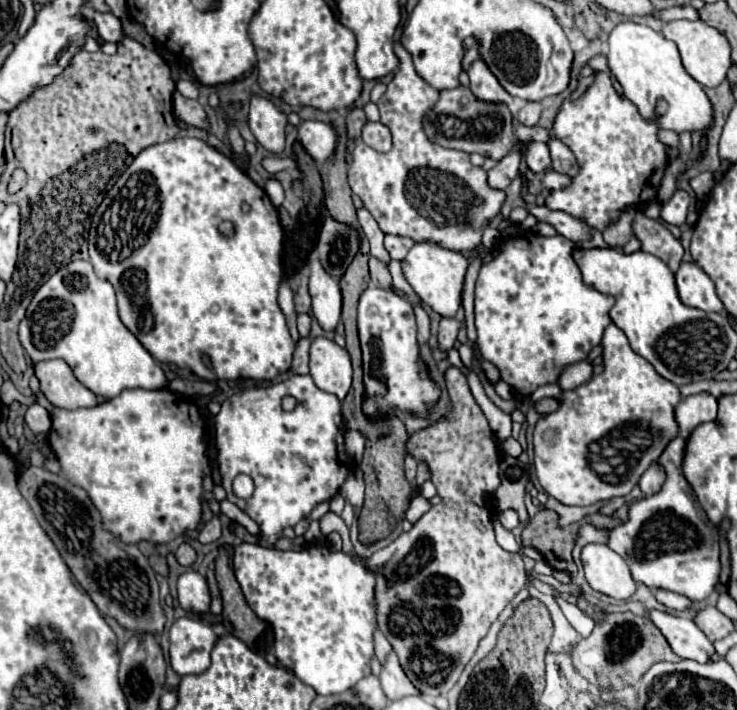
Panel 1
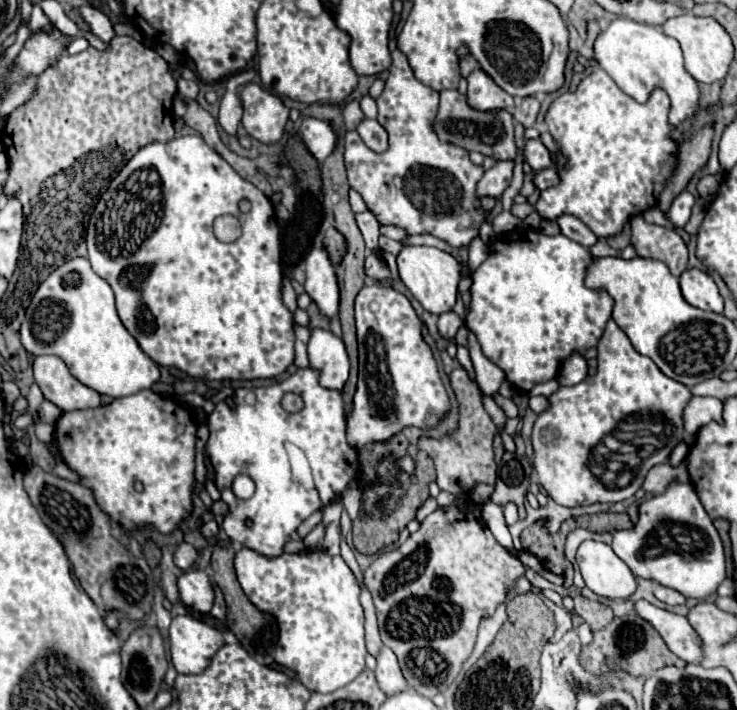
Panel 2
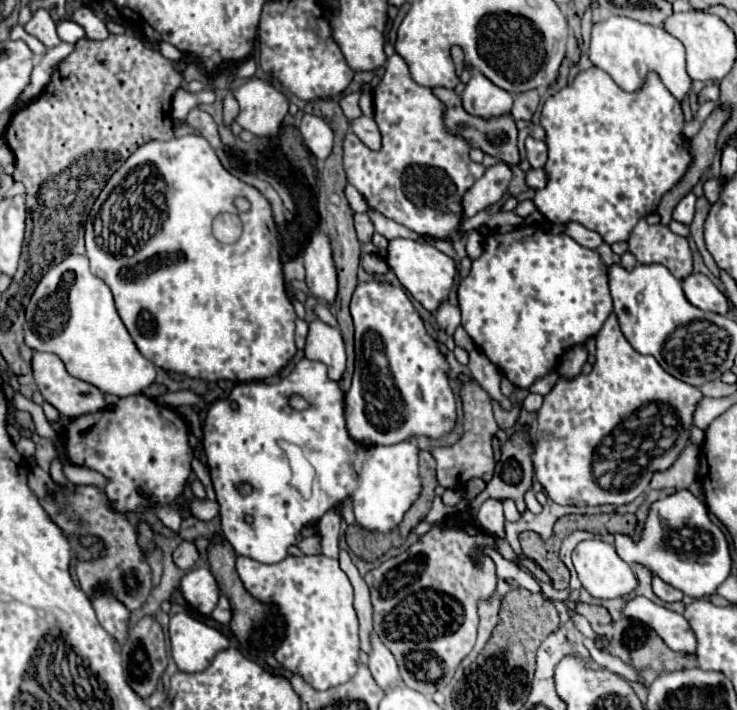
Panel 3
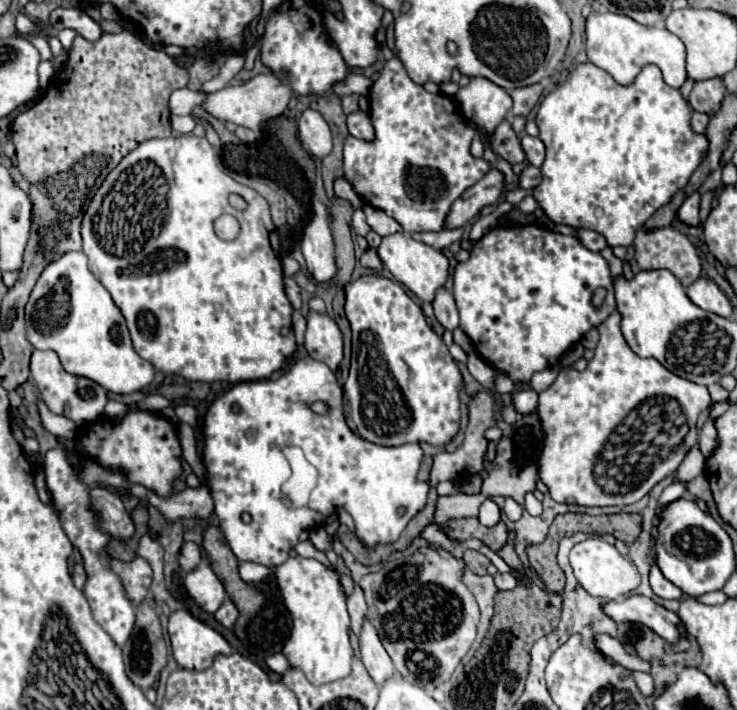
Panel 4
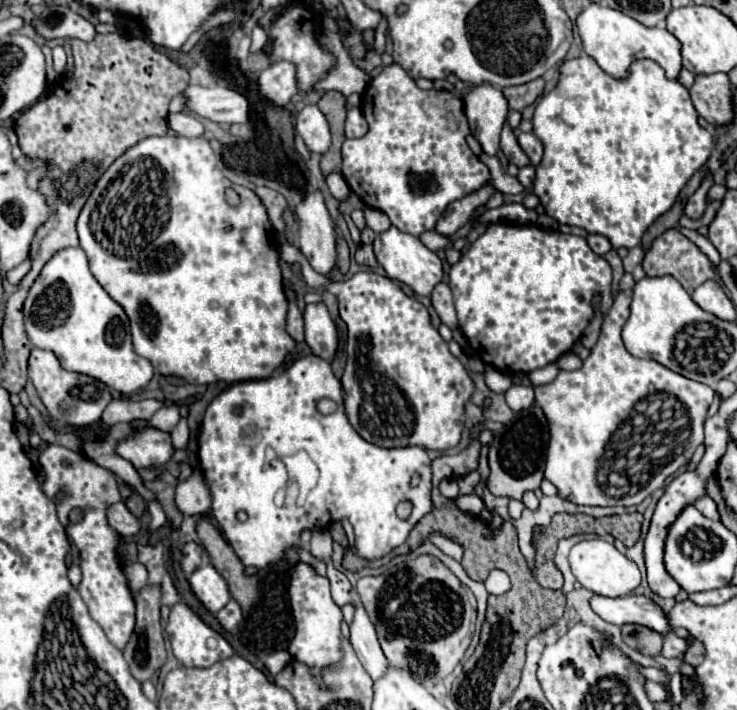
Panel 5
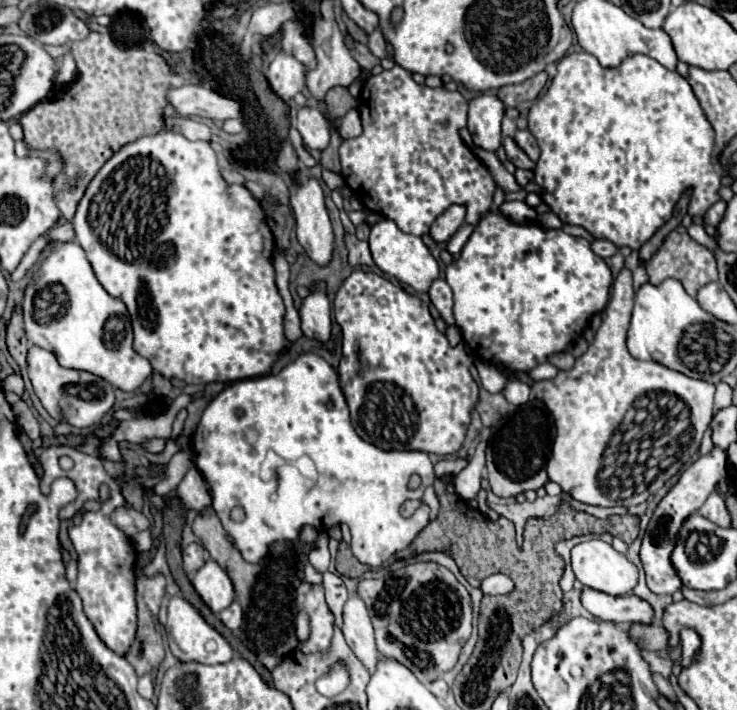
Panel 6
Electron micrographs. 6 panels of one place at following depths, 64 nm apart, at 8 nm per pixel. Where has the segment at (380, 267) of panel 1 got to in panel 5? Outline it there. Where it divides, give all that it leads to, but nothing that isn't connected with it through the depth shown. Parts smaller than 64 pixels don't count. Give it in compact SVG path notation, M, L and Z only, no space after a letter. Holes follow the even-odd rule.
M360 244L358 246L358 250L356 250L356 254L354 254L354 260L358 262L358 264L366 264L366 266L378 266L378 262L376 262L376 258L374 258L374 252L372 252L372 246L368 246L368 244Z

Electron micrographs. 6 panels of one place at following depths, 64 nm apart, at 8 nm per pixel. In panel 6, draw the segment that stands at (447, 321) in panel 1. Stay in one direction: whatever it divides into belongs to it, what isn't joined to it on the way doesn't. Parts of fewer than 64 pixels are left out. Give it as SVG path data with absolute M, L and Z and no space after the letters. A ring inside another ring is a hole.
M436 278L430 288L428 288L428 296L432 300L432 304L436 306L436 310L440 312L440 316L444 318L446 324L454 324L454 316L452 316L452 290L446 284L446 280Z

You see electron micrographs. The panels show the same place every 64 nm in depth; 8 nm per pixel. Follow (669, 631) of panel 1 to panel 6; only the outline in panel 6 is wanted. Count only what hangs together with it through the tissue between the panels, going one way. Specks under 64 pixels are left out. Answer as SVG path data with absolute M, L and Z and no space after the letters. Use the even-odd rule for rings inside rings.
M584 586L580 592L580 602L592 616L606 622L654 622L650 604L636 596L610 596Z

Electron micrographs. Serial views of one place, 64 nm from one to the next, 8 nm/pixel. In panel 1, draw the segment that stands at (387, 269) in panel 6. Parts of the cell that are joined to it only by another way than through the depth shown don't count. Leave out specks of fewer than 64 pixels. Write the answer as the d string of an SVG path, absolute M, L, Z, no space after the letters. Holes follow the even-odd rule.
M416 244L400 264L404 278L430 310L440 316L456 316L456 310L462 304L462 284L468 268L468 260L462 254L446 250L438 244Z

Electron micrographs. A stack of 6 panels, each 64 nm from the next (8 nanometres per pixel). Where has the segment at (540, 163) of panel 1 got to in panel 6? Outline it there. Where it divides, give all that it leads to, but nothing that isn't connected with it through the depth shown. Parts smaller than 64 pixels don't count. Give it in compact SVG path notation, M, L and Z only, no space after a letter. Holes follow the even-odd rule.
M516 130L516 134L514 134L514 140L516 140L516 144L536 162L538 160L538 156L540 156L540 148L538 148L538 142L536 142L536 138L528 132L528 130Z

